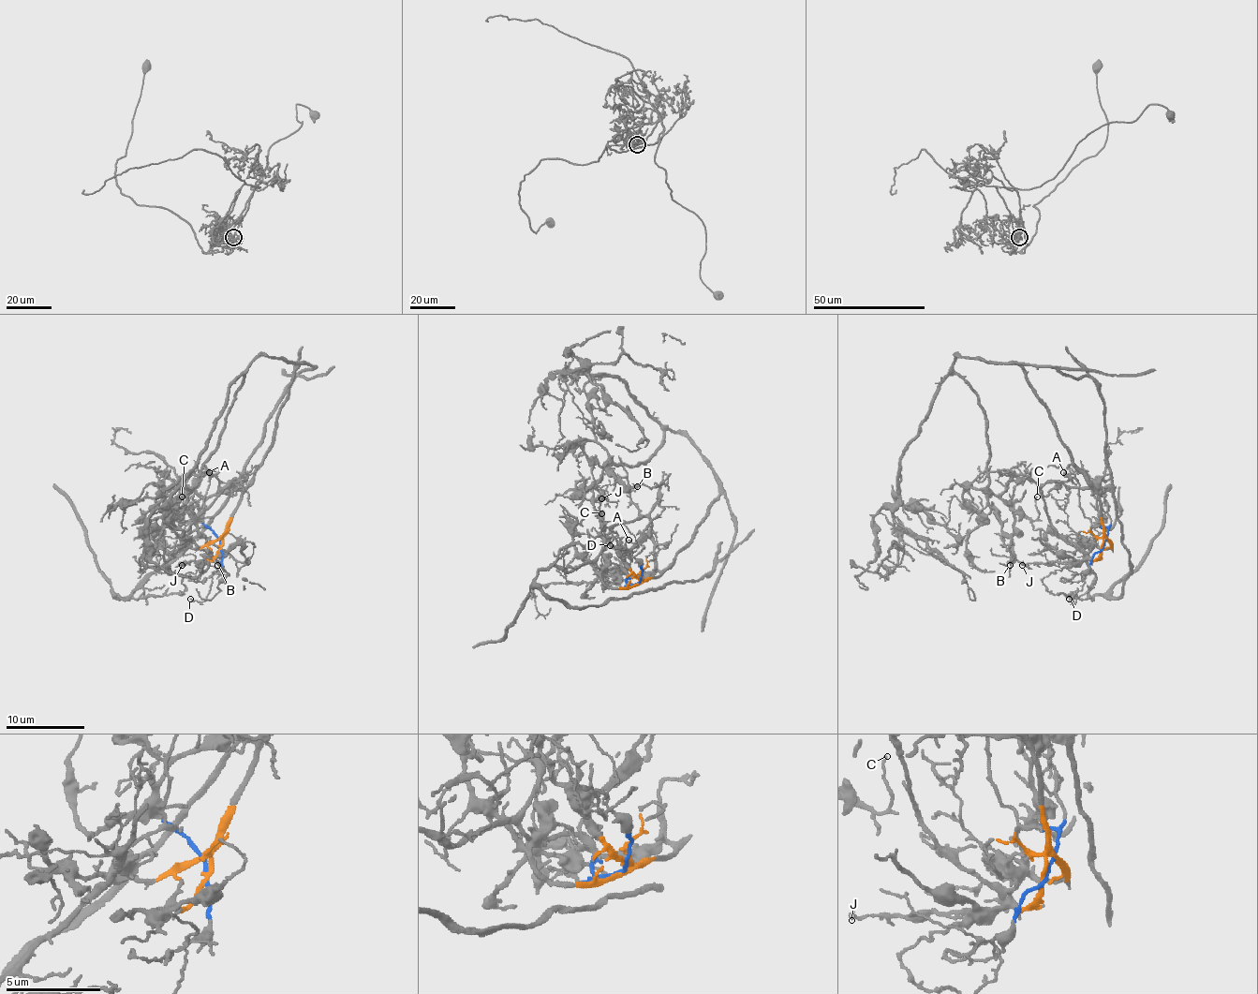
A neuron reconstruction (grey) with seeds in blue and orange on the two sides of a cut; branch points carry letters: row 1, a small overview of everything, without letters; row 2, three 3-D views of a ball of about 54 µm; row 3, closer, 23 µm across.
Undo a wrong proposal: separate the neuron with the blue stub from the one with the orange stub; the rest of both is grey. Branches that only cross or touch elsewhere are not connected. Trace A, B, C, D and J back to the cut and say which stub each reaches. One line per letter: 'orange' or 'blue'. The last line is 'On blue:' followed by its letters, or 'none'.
A: blue
B: orange
C: orange
D: blue
J: orange
On blue: A, D

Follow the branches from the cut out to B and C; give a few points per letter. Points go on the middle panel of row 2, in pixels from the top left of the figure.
B: (642, 581), (691, 541), (718, 476), (669, 428), (645, 462), (606, 466), (638, 486)
C: (642, 581), (693, 537), (718, 476), (669, 428), (645, 462), (612, 464), (592, 490), (602, 513)

